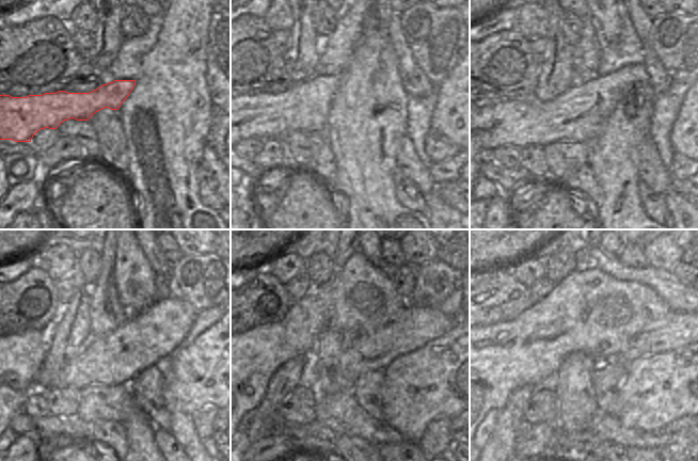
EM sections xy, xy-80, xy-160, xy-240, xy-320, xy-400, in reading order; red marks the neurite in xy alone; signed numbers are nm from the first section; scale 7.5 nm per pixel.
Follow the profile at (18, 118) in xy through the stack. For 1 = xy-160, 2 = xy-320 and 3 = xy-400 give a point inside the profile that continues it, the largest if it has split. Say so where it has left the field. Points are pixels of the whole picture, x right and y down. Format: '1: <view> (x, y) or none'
1: xy-160 (580, 114)
2: xy-320 (415, 327)
3: xy-400 (676, 330)

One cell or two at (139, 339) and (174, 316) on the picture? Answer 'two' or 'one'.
one

